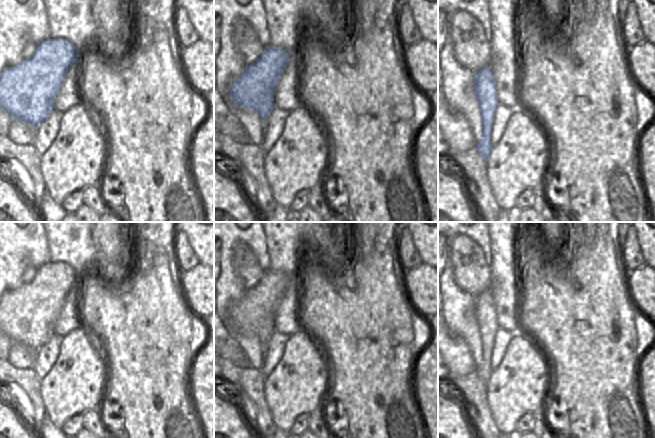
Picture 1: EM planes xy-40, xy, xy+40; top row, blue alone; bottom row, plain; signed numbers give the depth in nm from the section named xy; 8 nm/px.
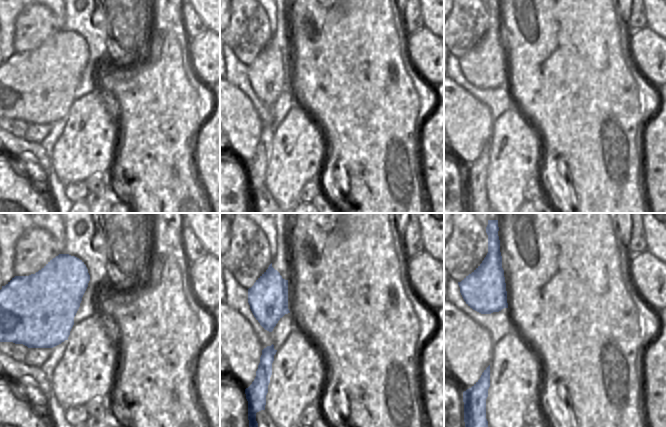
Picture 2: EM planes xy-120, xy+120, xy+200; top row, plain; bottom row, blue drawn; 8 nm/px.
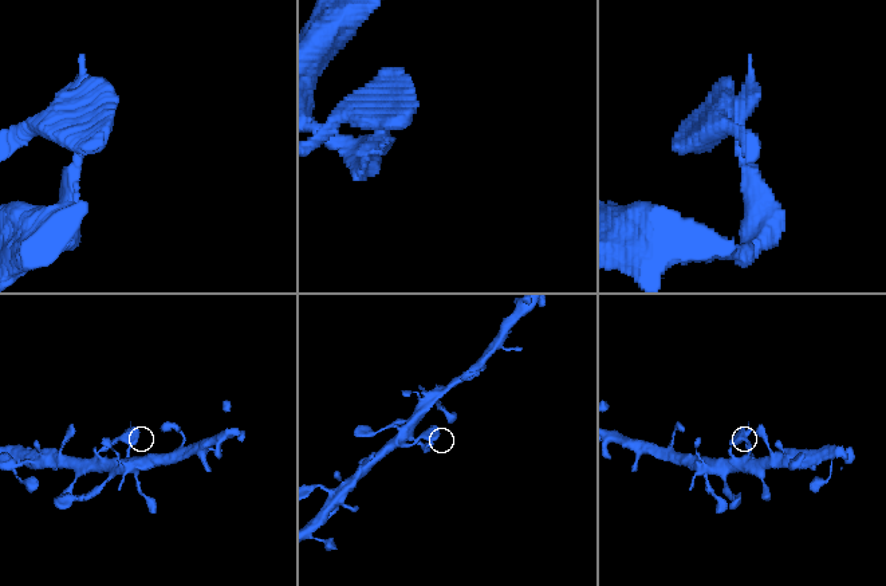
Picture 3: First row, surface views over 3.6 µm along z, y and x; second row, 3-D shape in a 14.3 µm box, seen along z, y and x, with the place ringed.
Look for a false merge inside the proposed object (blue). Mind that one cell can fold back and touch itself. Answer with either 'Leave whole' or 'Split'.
Split

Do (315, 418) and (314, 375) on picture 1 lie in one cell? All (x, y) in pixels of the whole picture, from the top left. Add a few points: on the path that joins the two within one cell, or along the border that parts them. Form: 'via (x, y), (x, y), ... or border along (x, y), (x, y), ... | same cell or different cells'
border along (321, 408), (315, 408), (308, 413) | different cells

